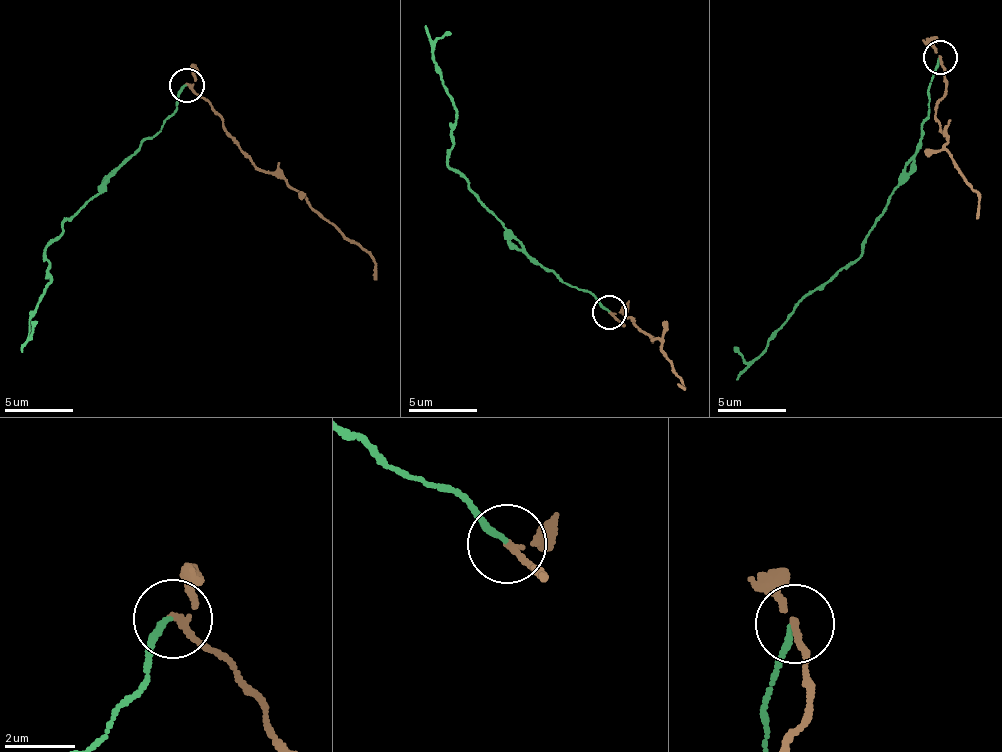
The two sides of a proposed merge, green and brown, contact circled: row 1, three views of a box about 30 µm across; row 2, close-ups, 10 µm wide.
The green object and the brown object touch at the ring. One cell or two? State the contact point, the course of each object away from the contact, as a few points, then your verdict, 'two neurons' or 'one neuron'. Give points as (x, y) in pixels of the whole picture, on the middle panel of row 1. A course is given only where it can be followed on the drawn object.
at (609, 312); green runs (608, 311), (590, 294), (535, 259), (451, 168), (447, 156), (457, 117), (432, 59), (426, 24); brown runs (608, 311), (621, 326), (628, 316), (657, 338), (686, 387), (679, 387); two neurons

